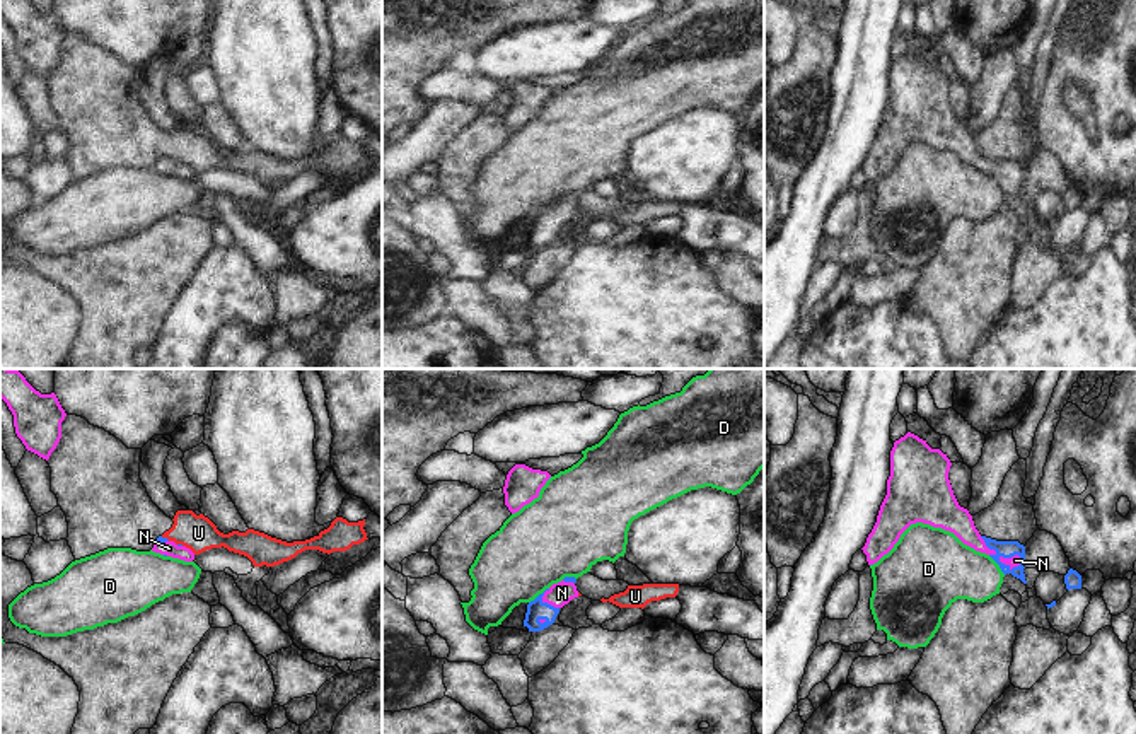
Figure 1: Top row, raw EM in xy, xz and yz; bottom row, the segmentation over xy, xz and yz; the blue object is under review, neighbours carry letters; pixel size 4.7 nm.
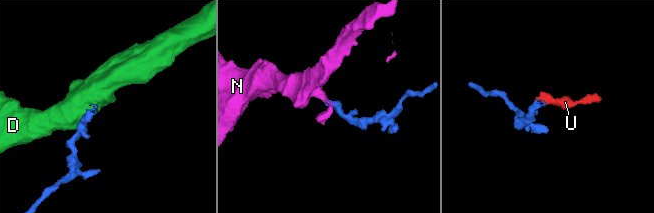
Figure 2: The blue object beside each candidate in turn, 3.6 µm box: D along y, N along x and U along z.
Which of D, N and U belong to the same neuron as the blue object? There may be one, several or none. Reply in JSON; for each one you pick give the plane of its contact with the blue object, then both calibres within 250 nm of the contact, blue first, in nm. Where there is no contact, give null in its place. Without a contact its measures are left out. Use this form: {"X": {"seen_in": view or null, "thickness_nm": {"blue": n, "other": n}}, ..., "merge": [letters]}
{"N": {"seen_in": "yz", "thickness_nm": {"blue": 80, "other": 50}}, "merge": ["N"]}

